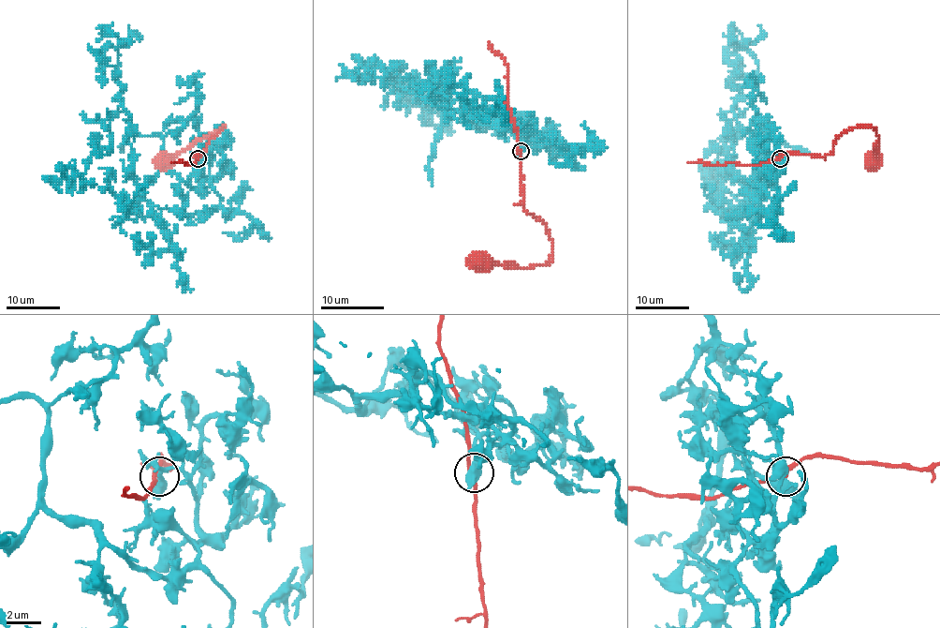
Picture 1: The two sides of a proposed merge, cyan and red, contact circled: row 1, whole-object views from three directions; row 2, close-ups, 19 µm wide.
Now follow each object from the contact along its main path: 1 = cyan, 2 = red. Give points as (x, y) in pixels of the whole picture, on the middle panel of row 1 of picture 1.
1: (520, 151), (534, 133), (502, 114), (478, 127), (445, 119), (435, 96), (417, 98), (381, 67), (335, 78)
2: (520, 151), (524, 208), (545, 226), (551, 242), (551, 258), (545, 264), (517, 267), (506, 267), (483, 260)

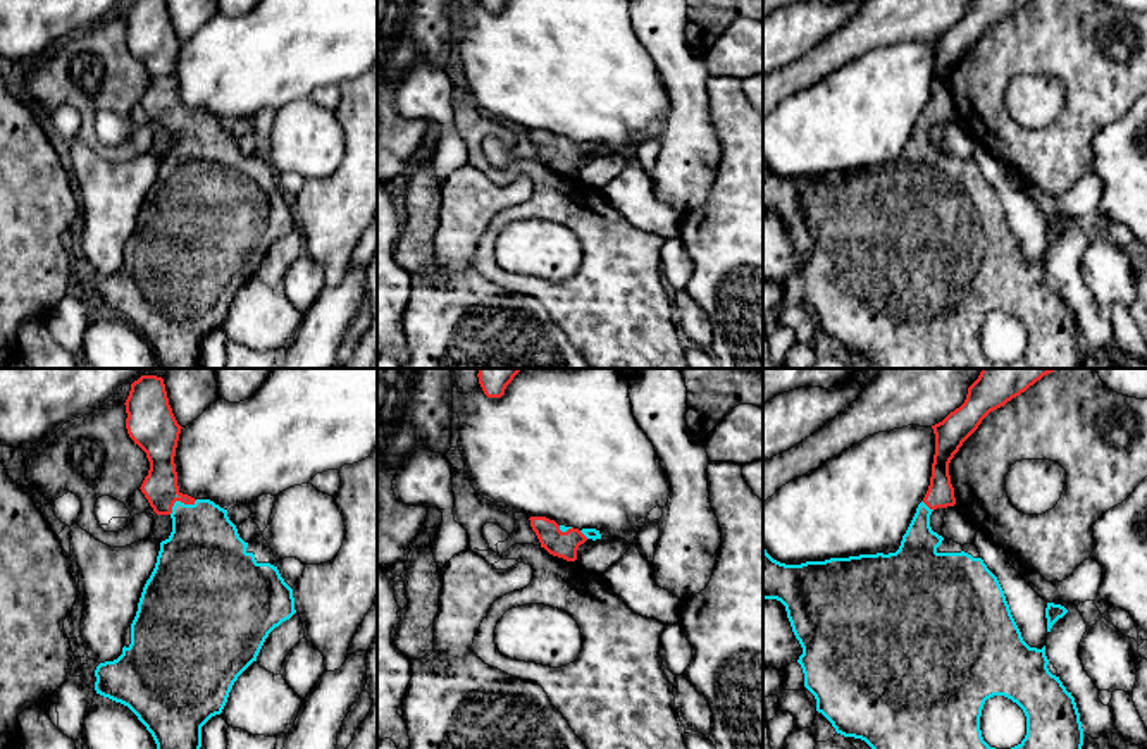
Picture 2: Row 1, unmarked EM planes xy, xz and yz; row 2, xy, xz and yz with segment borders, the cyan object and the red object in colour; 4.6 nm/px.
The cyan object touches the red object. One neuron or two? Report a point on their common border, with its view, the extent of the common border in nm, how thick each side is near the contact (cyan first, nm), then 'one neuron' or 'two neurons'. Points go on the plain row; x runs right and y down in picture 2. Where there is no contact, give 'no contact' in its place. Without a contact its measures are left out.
xy (179, 116) | 150 nm | 340/160 nm | two neurons

